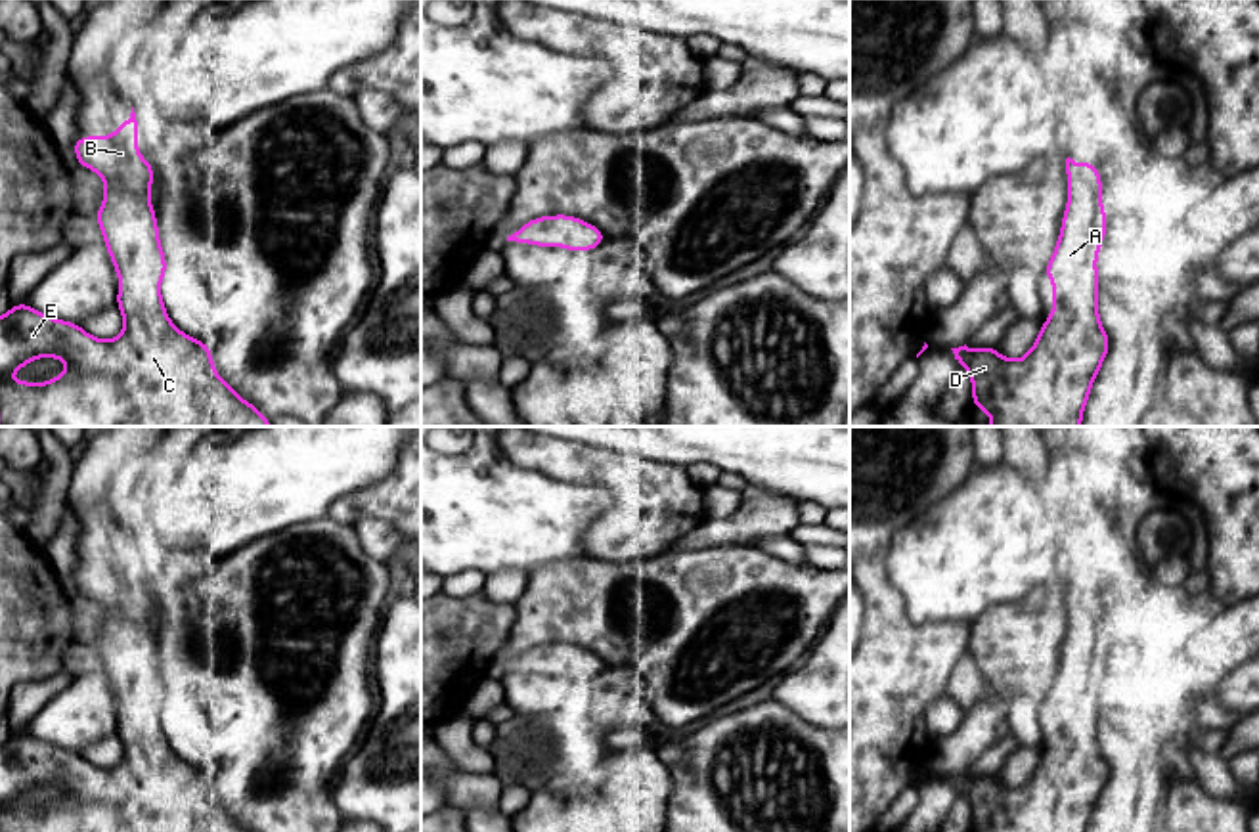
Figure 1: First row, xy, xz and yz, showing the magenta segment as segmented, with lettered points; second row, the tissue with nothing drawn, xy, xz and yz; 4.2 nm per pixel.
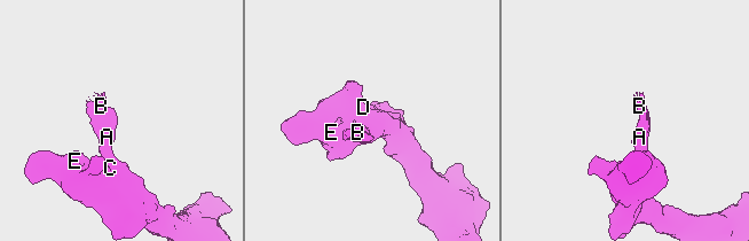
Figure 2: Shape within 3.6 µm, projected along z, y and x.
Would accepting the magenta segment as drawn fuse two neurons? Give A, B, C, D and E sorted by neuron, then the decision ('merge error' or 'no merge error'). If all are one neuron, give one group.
A B C D E | no merge error

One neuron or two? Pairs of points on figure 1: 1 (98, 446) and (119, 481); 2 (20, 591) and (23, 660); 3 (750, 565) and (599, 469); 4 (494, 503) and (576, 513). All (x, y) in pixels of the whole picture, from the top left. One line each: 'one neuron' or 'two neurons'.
1: two neurons
2: one neuron
3: two neurons
4: one neuron

